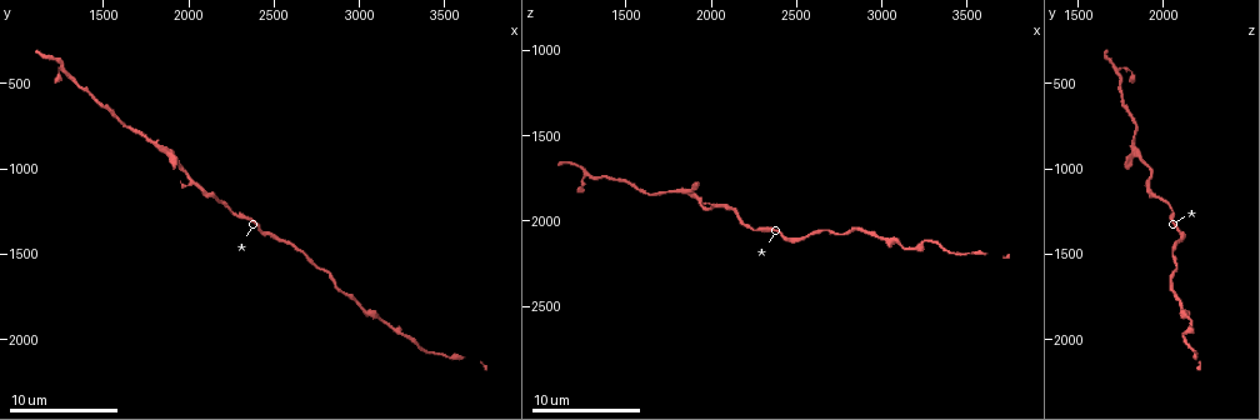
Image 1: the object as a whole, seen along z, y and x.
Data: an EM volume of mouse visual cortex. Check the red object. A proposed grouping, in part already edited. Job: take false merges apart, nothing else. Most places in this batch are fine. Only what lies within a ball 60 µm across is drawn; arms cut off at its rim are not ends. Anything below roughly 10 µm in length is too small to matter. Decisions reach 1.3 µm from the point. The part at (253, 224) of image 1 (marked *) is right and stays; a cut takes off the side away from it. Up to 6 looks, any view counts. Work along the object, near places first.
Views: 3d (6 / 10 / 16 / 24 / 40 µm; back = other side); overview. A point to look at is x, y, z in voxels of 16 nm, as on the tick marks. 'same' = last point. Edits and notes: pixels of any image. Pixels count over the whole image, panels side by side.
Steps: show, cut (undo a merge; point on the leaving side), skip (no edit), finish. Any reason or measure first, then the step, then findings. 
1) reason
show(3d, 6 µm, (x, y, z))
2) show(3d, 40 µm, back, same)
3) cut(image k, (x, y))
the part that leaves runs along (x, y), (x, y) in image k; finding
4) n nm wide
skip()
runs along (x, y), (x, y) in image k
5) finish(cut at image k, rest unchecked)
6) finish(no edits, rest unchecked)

calibre changes
show(3d, 10 µm, (3000, 1780, 2100))

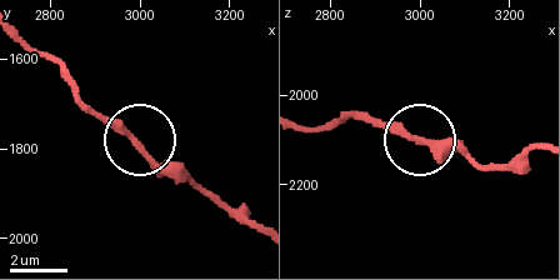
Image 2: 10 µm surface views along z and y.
skip()
runs along (306, 128), (393, 120), (421, 140), (450, 143), (469, 154) in image 2; continuous, no second cell

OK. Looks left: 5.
calibre changes
show(3d, 6 µm, (2040, 1100, 1900))

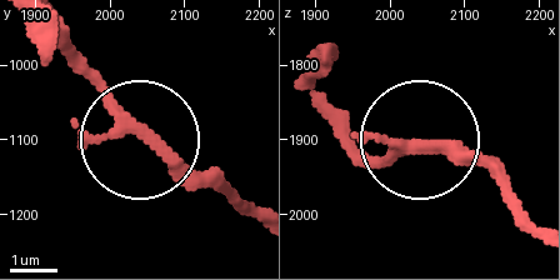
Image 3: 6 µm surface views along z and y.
show(3d, 6 µm, back, (2045, 1085, 1910))

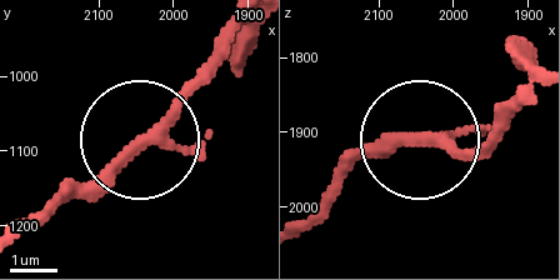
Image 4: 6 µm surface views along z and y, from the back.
skip()
runs along (21, 234), (104, 175), (220, 59) in image 4; one cell here

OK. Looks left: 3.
sudden change in width
show(3d, 10 µm, (1820, 880, 1820))

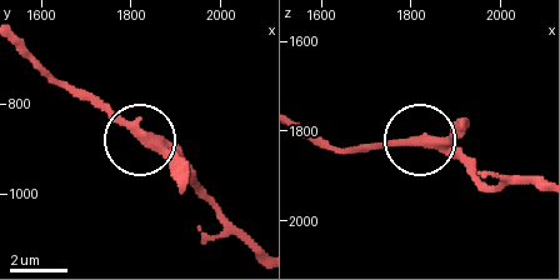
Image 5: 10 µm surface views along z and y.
350 nm wide
skip()
runs along (254, 245), (175, 159), (125, 130), (85, 90) in image 5; one cell here

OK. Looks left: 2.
finish(no edits, rest unchecked)

